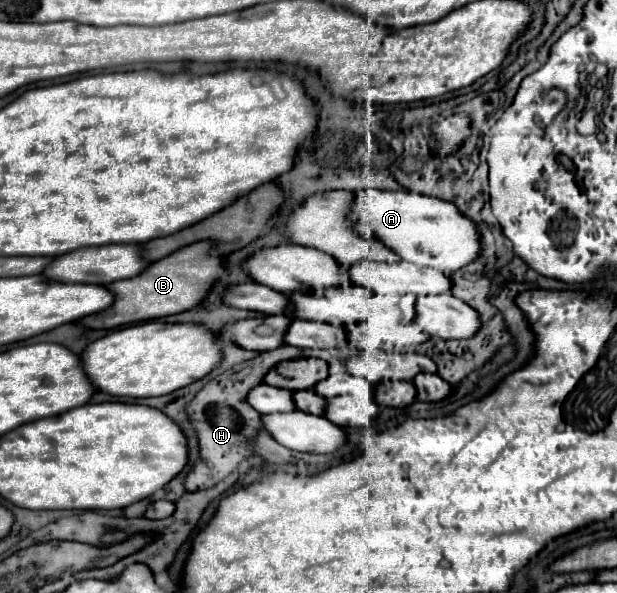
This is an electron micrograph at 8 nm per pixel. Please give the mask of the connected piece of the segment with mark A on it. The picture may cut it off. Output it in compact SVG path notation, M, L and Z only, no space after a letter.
M374 188L352 192L354 202L350 204L348 218L352 228L366 238L378 238L402 260L430 266L442 272L460 270L478 256L478 228L472 220L462 216L458 208L440 198L410 194L405 190L384 191Z

